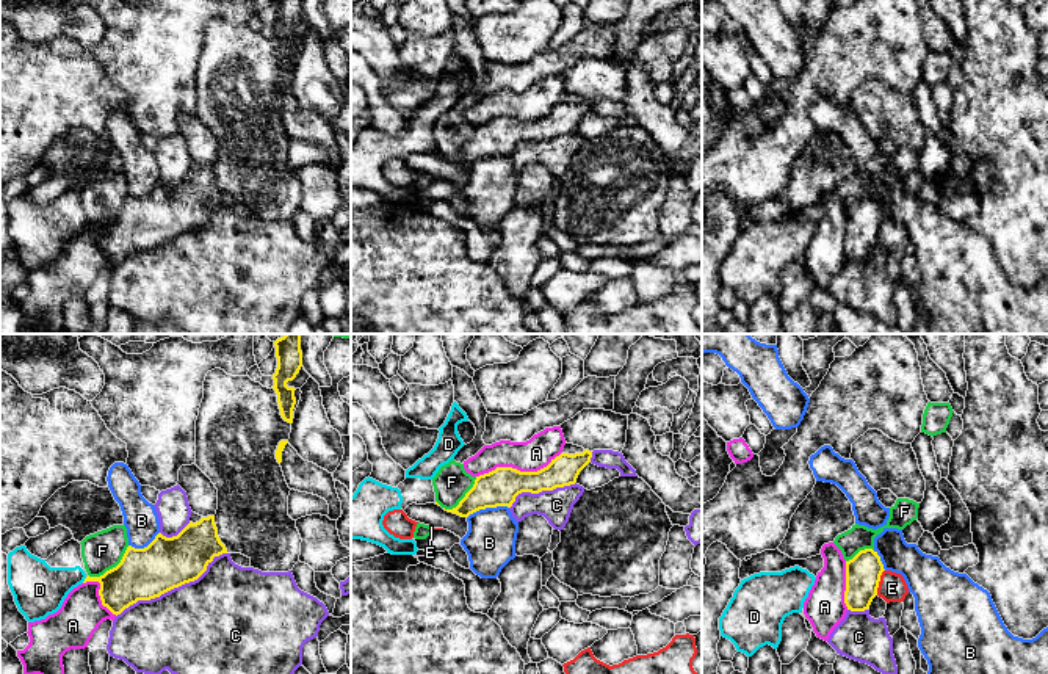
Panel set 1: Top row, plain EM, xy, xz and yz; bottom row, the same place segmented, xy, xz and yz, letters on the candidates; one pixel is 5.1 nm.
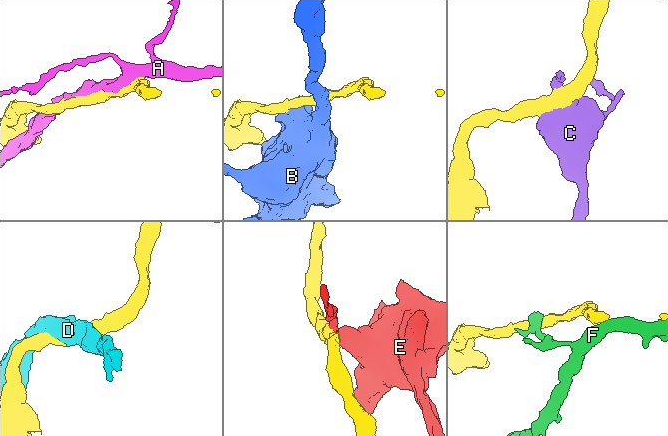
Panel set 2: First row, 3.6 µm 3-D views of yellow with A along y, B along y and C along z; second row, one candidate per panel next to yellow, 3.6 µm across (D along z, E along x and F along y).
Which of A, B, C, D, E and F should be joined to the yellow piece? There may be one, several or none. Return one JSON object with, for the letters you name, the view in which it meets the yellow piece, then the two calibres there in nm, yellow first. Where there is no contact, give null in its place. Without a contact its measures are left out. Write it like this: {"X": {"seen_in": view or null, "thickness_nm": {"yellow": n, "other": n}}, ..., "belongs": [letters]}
{"belongs": []}

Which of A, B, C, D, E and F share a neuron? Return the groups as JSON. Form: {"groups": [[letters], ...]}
{"groups": [["A"], ["B"], ["C"], ["D"], ["E"], ["F"]]}

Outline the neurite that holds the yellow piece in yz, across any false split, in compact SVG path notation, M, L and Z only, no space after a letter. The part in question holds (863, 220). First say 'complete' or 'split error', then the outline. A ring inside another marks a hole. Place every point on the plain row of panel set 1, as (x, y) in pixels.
complete; M873 197L860 199L846 210L844 252L851 260L865 260L877 245L880 224L884 221L880 205Z

